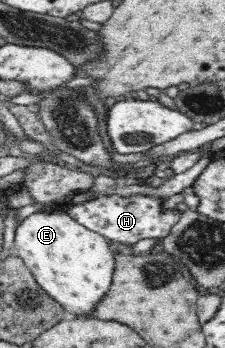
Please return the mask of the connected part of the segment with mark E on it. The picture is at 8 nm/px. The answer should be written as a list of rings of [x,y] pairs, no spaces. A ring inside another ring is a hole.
[[[66,211],[36,212],[16,227],[16,254],[32,272],[40,289],[60,304],[68,318],[95,321],[96,305],[106,297],[113,281],[115,251],[111,241],[80,226]]]

